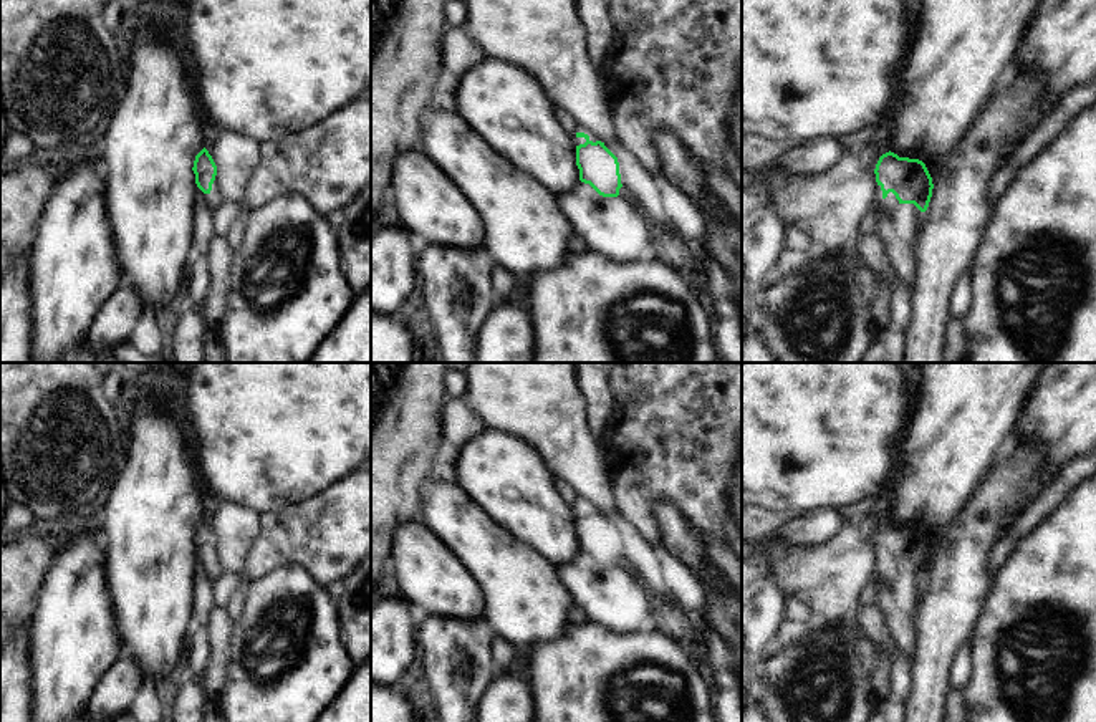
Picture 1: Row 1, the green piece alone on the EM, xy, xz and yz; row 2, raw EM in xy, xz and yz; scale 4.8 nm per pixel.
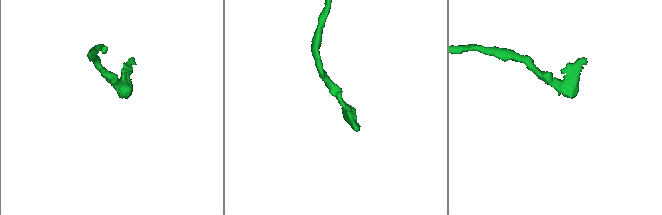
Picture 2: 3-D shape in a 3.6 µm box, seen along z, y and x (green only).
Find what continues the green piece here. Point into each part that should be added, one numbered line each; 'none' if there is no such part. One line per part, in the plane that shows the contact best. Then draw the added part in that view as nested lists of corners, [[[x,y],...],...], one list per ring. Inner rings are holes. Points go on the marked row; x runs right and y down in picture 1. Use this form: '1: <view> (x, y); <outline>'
1: xz (576, 141); [[[576,124],[573,134],[570,136],[574,147],[586,142],[584,137],[578,137],[576,136],[578,132],[588,134],[589,136],[589,141],[593,141],[593,142],[599,141],[591,131],[588,131],[586,128],[583,128],[581,124]]]

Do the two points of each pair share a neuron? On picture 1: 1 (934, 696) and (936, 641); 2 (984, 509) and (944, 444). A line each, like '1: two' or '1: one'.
1: one
2: two

